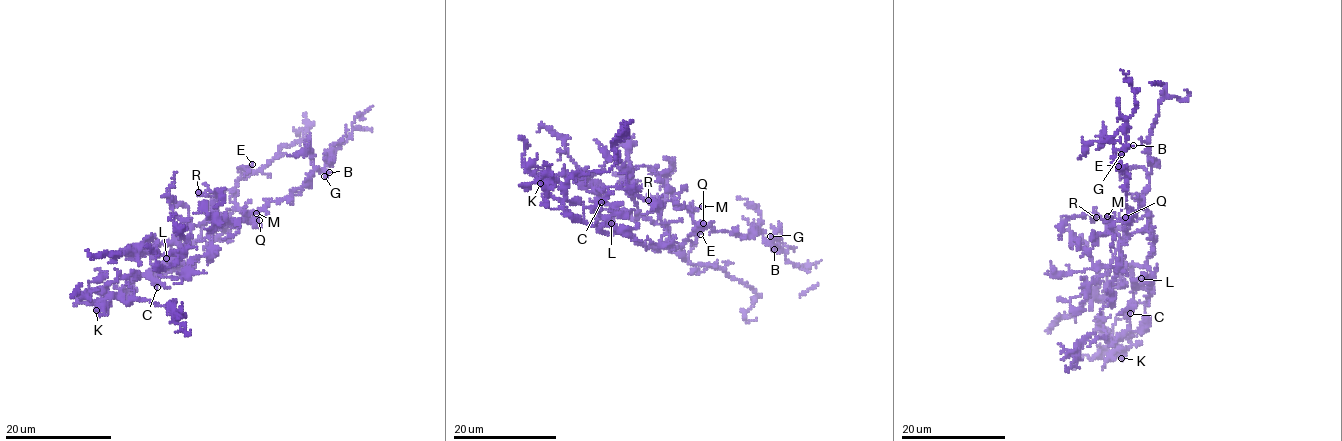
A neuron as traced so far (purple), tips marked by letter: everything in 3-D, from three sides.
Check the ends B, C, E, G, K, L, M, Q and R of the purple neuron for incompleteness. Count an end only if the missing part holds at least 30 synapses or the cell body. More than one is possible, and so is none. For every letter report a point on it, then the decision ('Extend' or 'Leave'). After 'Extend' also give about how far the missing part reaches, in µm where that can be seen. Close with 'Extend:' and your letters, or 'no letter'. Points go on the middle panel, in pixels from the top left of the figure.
B: Place: (774, 249). Leave
C: Place: (601, 202). Leave
E: Place: (700, 234). Leave
G: Place: (770, 236). Leave
K: Place: (540, 183). Extend. Missing length about 20 µm
L: Place: (611, 223). Leave
M: Place: (702, 206). Leave
Q: Place: (703, 223). Leave
R: Place: (648, 200). Leave
Extend: K

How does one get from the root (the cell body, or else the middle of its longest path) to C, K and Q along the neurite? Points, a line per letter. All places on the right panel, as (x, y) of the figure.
C: (1152, 226), (1154, 251), (1146, 261), (1152, 286), (1139, 287), (1130, 313)
K: (1152, 226), (1154, 251), (1146, 261), (1153, 292), (1146, 301), (1142, 324), (1129, 337), (1130, 346), (1121, 358)
Q: (1152, 226), (1150, 213), (1142, 205), (1145, 190), (1139, 210), (1125, 217)

